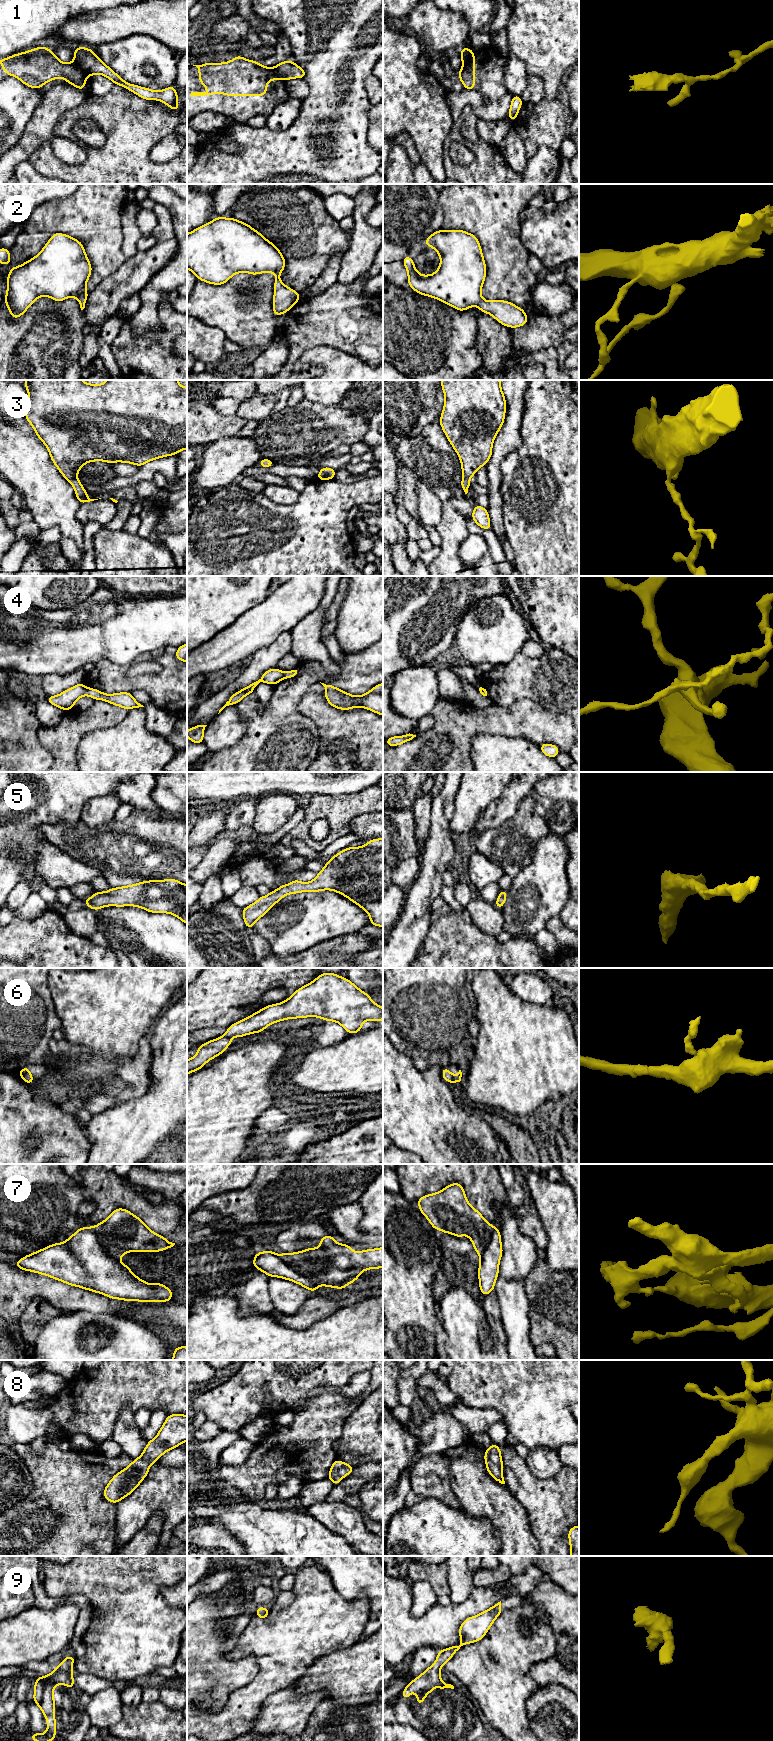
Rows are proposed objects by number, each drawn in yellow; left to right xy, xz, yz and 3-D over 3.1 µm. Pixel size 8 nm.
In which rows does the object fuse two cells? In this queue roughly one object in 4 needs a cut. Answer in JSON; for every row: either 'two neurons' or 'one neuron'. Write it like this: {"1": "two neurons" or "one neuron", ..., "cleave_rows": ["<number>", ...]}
{"1": "two neurons", "2": "one neuron", "3": "one neuron", "4": "one neuron", "5": "one neuron", "6": "one neuron", "7": "two neurons", "8": "one neuron", "9": "one neuron", "cleave_rows": ["1", "7"]}

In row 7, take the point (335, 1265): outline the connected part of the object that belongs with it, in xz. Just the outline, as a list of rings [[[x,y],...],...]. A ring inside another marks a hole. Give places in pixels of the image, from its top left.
[[[327,1234],[318,1240],[322,1245],[320,1248],[308,1248],[295,1253],[282,1253],[281,1259],[291,1266],[296,1272],[306,1276],[316,1286],[324,1285],[327,1288],[335,1287],[343,1290],[348,1284],[355,1282],[364,1270],[383,1268],[383,1247],[353,1252],[348,1244],[337,1243],[332,1235]]]

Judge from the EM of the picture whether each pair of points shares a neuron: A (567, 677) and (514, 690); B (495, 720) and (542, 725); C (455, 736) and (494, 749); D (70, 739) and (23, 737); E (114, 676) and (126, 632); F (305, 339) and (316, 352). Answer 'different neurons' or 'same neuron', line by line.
A: same neuron
B: same neuron
C: different neurons
D: different neurons
E: different neurons
F: different neurons

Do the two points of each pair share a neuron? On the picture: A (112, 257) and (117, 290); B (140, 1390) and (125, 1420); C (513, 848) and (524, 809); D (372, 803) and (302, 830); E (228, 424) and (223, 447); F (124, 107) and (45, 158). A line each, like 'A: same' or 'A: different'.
A: different
B: different
C: same
D: same
E: different
F: same

